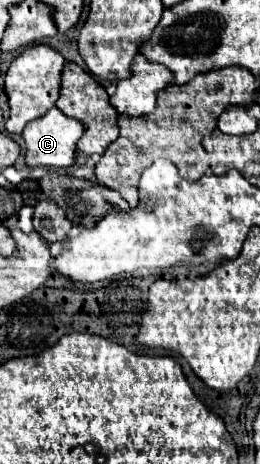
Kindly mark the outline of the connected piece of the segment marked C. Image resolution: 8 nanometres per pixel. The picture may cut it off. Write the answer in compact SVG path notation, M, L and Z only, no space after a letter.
M58 108L48 110L48 114L44 114L42 118L36 118L34 122L26 124L26 130L22 132L22 138L26 142L26 166L34 168L34 166L54 166L54 168L68 168L74 164L76 156L76 142L80 140L80 136L84 134L84 126L82 122L64 116Z

